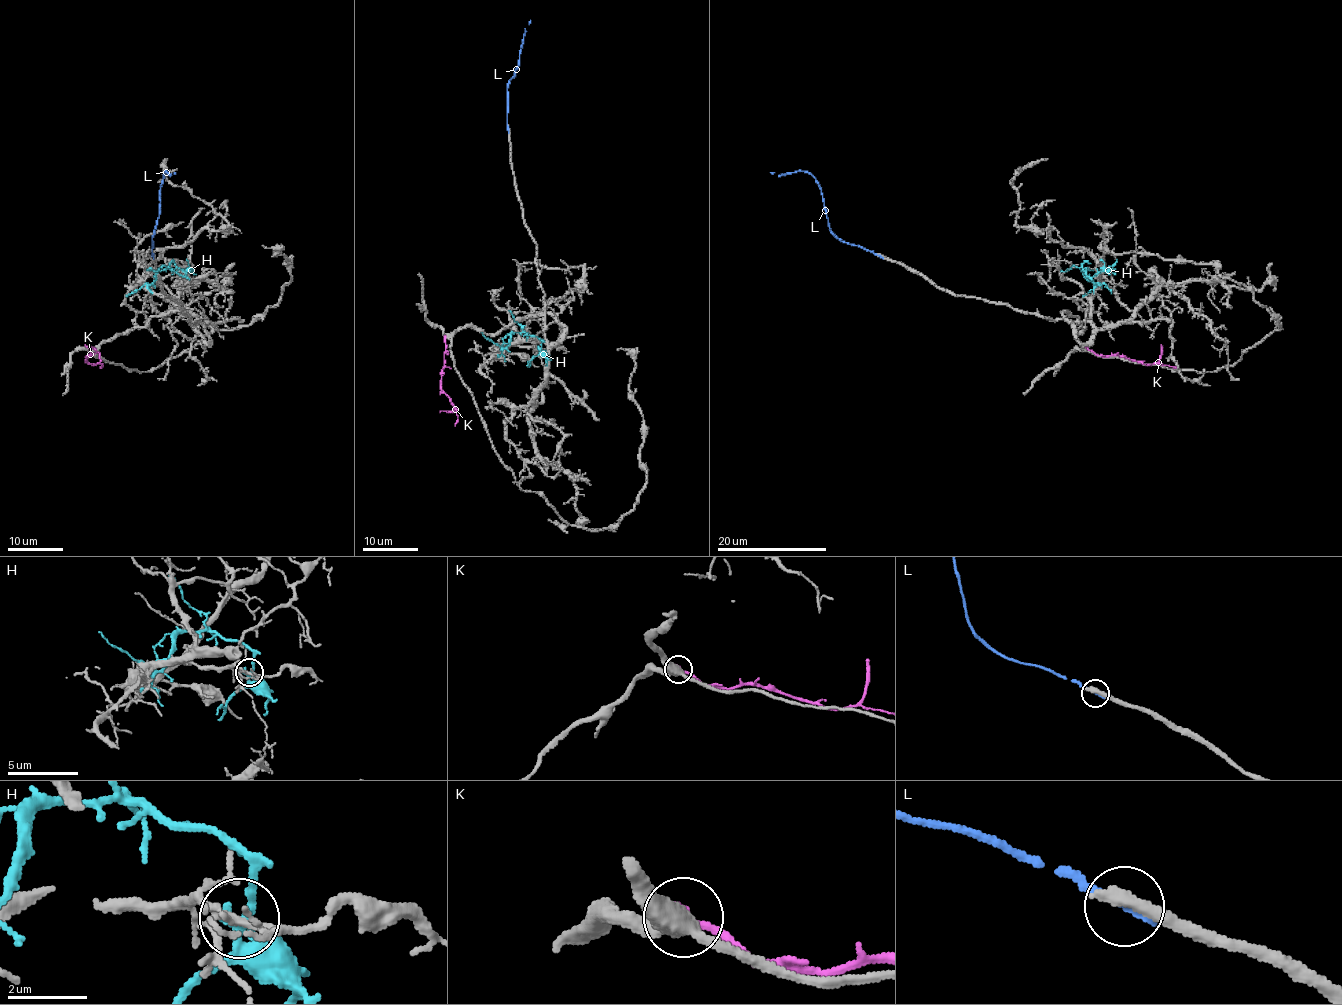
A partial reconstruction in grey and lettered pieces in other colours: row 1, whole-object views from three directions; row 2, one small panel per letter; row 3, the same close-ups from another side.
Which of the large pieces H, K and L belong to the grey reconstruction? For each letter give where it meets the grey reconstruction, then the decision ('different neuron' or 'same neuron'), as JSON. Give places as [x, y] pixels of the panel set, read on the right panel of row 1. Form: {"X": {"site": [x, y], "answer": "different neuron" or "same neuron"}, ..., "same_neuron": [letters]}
{"H": {"site": [1098, 272], "answer": "different neuron"}, "K": {"site": [1087, 349], "answer": "different neuron"}, "L": {"site": [879, 256], "answer": "different neuron"}, "same_neuron": []}

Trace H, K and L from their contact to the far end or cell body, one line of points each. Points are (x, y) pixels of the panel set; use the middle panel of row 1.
H: (540, 349), (539, 339), (521, 332), (514, 332), (504, 347), (481, 332)
K: (445, 336), (441, 389), (455, 409), (440, 411)
L: (508, 129), (508, 82), (514, 77), (525, 28), (530, 20)

